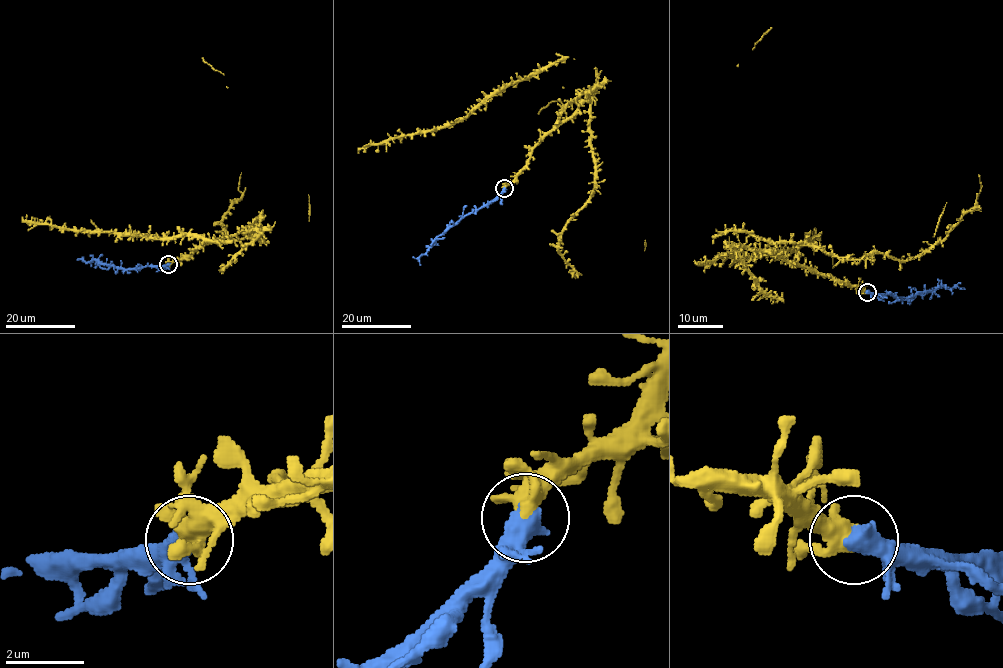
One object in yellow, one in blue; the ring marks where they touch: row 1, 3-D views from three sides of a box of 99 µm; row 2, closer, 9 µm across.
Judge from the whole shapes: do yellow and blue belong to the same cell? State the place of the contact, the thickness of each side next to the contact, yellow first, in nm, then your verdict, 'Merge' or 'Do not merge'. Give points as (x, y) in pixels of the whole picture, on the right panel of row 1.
Place: (867, 292). Thickness 320 nm (yellow) against 650 nm. Merge

